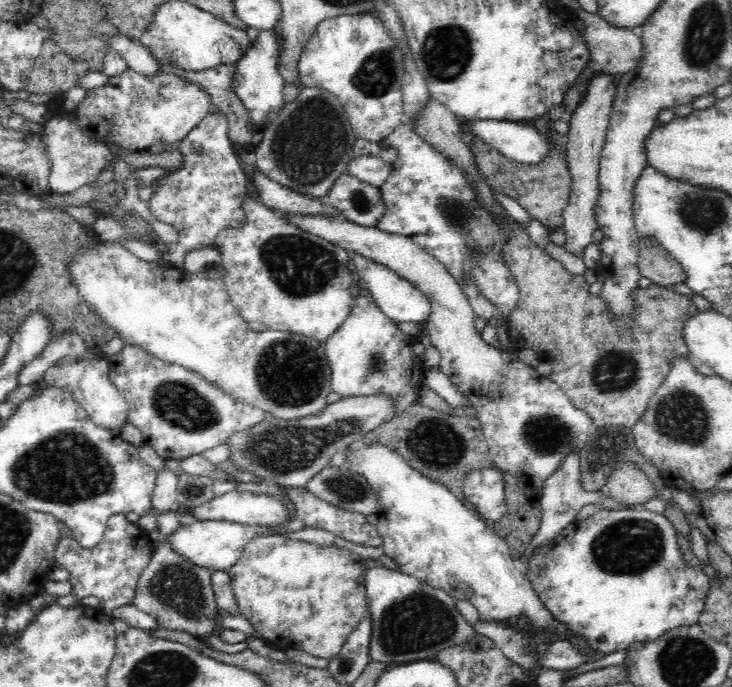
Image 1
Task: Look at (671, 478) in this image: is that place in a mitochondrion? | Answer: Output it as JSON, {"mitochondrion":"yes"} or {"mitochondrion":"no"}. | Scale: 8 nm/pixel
{"mitochondrion":"no"}

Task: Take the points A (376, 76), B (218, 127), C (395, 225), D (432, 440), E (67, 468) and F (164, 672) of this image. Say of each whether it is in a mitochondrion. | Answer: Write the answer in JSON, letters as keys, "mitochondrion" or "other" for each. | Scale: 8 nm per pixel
{"A":"mitochondrion","B":"other","C":"other","D":"mitochondrion","E":"mitochondrion","F":"mitochondrion"}

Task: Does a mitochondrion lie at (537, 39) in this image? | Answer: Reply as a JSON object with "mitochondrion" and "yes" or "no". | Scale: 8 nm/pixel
{"mitochondrion":"no"}

